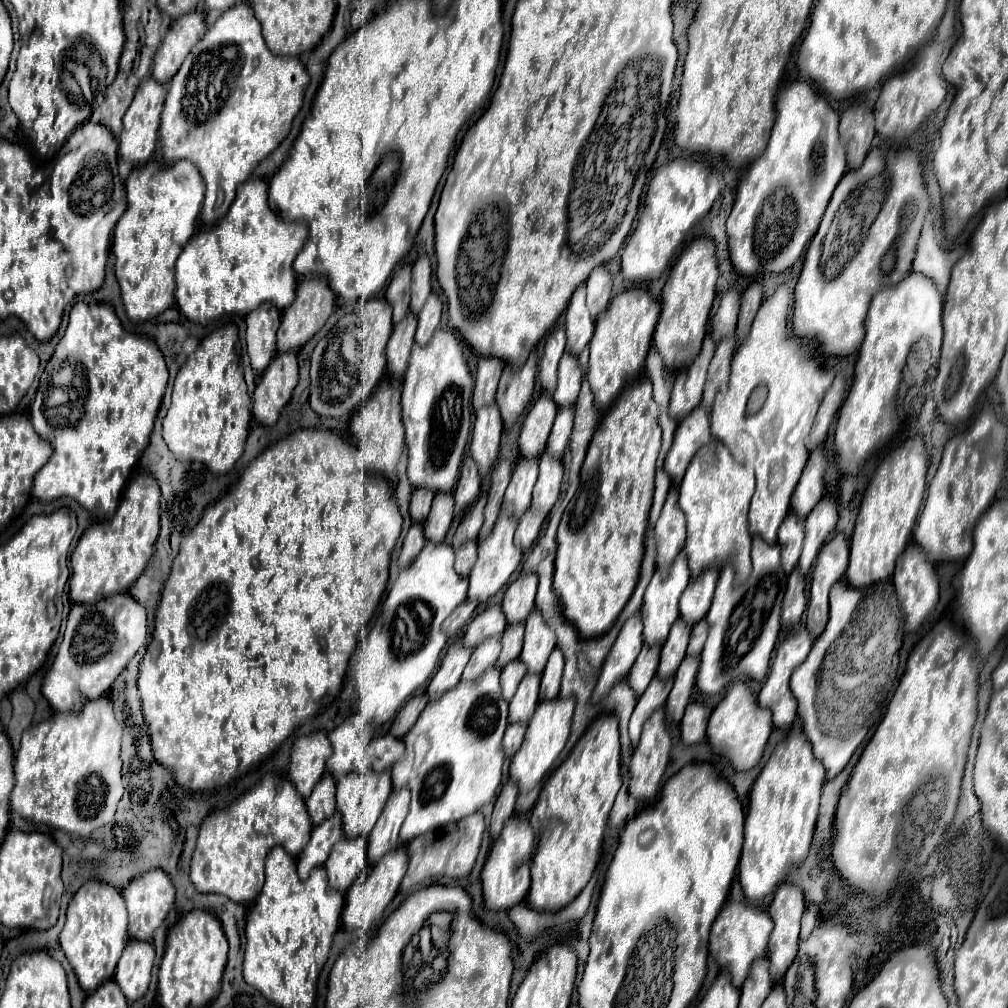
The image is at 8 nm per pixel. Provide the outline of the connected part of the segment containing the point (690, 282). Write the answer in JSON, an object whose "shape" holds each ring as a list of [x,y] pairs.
{"shape":[[[698,237],[680,253],[662,289],[662,313],[654,331],[654,347],[664,359],[668,371],[680,371],[688,367],[696,359],[696,353],[700,353],[708,315],[716,295],[716,279],[718,261],[714,241],[708,237]]]}

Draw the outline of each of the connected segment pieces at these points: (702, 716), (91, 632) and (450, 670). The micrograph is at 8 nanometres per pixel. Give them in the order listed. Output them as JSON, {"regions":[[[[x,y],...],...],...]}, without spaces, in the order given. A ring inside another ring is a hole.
{"regions":[[[[690,703],[686,707],[684,719],[682,719],[682,743],[684,745],[694,745],[706,739],[706,725],[710,717],[710,707],[704,703]]],[[[128,593],[96,605],[74,605],[68,615],[58,657],[54,659],[42,685],[44,697],[58,713],[72,709],[80,711],[84,701],[92,701],[108,693],[114,679],[122,673],[124,665],[136,655],[144,641],[146,609]]],[[[456,641],[454,645],[450,645],[446,657],[442,659],[442,665],[438,669],[438,673],[432,677],[430,685],[428,685],[428,699],[434,701],[438,699],[440,695],[444,695],[448,689],[456,687],[460,677],[462,677],[462,671],[470,659],[470,649],[462,645],[462,641]]]]}

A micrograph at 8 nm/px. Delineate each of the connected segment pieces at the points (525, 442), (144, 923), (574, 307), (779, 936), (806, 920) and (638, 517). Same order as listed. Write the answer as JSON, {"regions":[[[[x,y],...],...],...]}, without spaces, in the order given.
{"regions":[[[[540,395],[538,401],[532,405],[532,409],[524,419],[518,439],[518,449],[522,459],[538,459],[540,453],[544,453],[556,411],[558,407],[548,395]]],[[[150,869],[144,875],[132,879],[130,885],[122,889],[122,895],[124,895],[126,907],[128,907],[128,915],[130,915],[130,919],[128,919],[130,937],[138,939],[138,941],[150,941],[152,943],[154,931],[162,925],[162,921],[166,919],[166,915],[174,907],[176,891],[174,891],[170,877],[162,869]]],[[[580,285],[566,309],[566,337],[568,337],[568,353],[578,355],[592,339],[594,333],[594,317],[586,307],[586,285]]],[[[782,883],[774,895],[768,913],[774,921],[774,929],[770,933],[768,943],[768,959],[770,973],[776,983],[780,983],[786,975],[786,969],[794,961],[798,953],[798,935],[800,935],[800,917],[806,909],[804,895],[798,885]]],[[[808,905],[808,909],[806,909],[806,913],[804,913],[804,917],[802,917],[802,939],[806,939],[808,935],[810,935],[810,931],[814,929],[814,925],[816,925],[816,921],[818,921],[818,913],[814,913],[814,909],[812,909],[812,905]]],[[[640,379],[626,387],[608,415],[598,425],[586,461],[582,465],[582,481],[578,495],[568,505],[558,527],[558,555],[554,573],[554,593],[562,607],[562,615],[578,629],[580,637],[594,639],[604,635],[634,593],[640,563],[644,557],[644,533],[654,495],[656,457],[660,451],[660,425],[658,405],[652,399],[652,381]]]]}

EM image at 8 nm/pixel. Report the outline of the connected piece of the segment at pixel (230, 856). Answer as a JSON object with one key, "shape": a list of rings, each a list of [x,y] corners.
{"shape":[[[266,775],[254,789],[244,793],[238,801],[234,801],[228,809],[224,811],[214,811],[210,813],[198,835],[198,843],[194,849],[192,857],[192,867],[190,867],[190,881],[200,893],[220,893],[226,895],[230,901],[238,903],[254,903],[256,897],[260,895],[260,889],[264,885],[264,859],[268,851],[276,845],[284,847],[290,855],[298,857],[304,851],[304,845],[308,843],[308,829],[312,833],[312,823],[308,827],[308,811],[304,799],[298,795],[294,785],[282,777],[282,775]]]}

